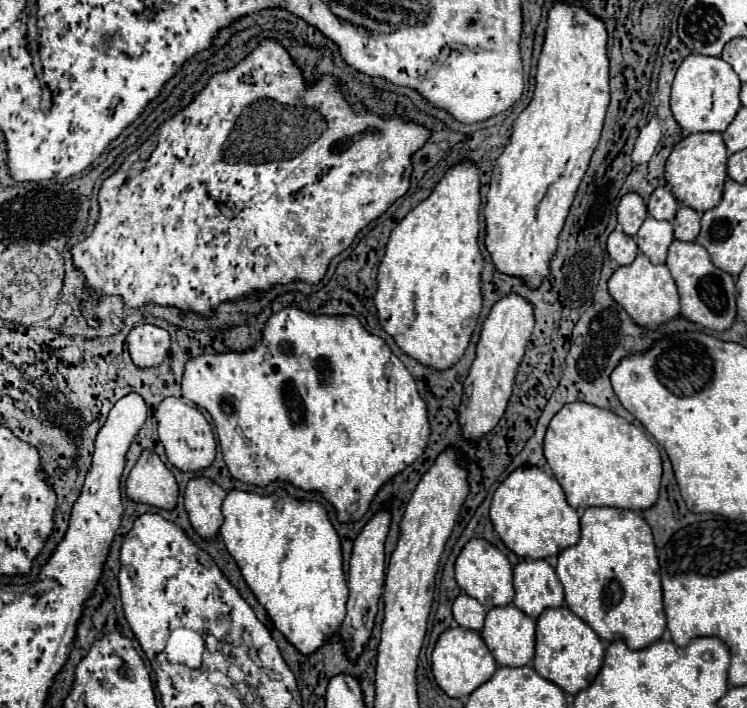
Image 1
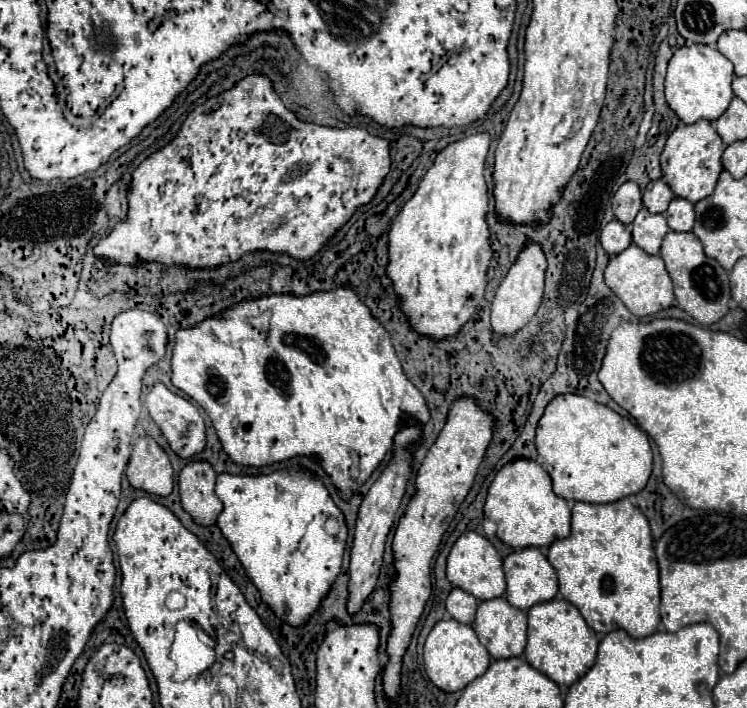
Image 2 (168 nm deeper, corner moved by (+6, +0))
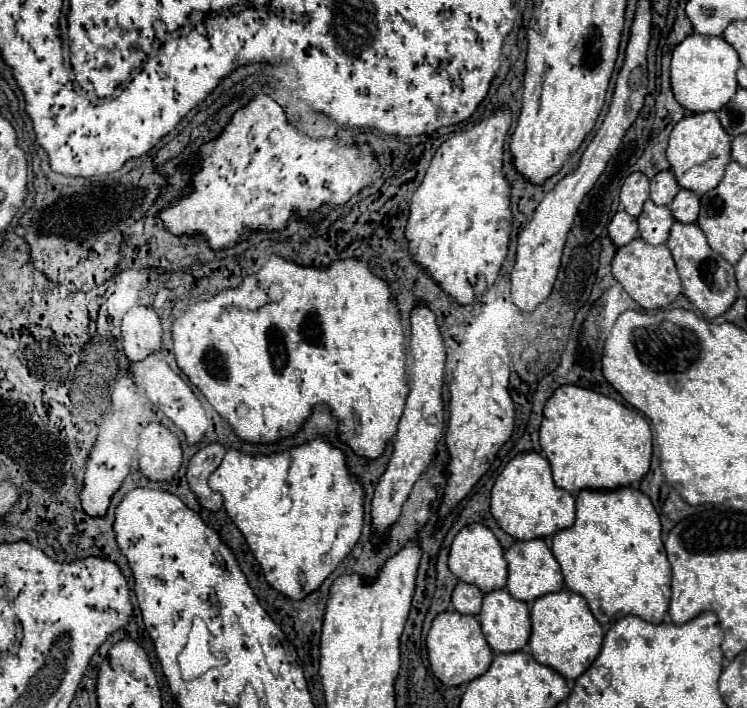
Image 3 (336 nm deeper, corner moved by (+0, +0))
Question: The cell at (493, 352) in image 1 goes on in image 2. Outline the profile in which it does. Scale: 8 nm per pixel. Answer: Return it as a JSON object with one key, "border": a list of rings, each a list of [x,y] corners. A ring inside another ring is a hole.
{"border":[[[529,241],[517,255],[515,263],[511,265],[507,277],[499,285],[493,303],[491,303],[491,325],[493,331],[503,335],[513,335],[517,329],[525,327],[531,317],[537,313],[541,299],[543,299],[543,287],[545,287],[545,269],[547,269],[547,257],[539,243]]]}

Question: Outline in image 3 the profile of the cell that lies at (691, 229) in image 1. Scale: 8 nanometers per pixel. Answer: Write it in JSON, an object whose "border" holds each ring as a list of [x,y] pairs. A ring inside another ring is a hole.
{"border":[[[679,189],[673,203],[669,205],[673,217],[681,223],[695,223],[699,215],[699,197],[693,191]]]}

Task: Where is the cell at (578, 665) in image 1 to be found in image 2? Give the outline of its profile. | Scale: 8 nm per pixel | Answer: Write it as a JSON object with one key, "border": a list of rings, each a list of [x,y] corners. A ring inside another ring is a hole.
{"border":[[[551,599],[533,605],[527,611],[529,617],[529,631],[527,631],[527,647],[525,647],[525,659],[551,677],[557,685],[573,685],[591,665],[597,657],[599,637],[597,633],[585,623],[579,609],[569,603],[567,599]]]}

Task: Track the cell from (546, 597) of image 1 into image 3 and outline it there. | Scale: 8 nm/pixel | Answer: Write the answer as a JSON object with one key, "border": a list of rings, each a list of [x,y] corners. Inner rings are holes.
{"border":[[[531,539],[531,541],[517,541],[505,551],[505,559],[509,565],[509,579],[507,579],[507,591],[517,597],[519,601],[533,603],[537,597],[557,593],[563,589],[563,575],[559,569],[559,563],[555,561],[553,553],[547,549],[543,539]]]}

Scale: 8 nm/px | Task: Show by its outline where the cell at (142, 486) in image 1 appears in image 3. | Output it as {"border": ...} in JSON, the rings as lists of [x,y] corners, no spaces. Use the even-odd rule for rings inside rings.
{"border":[[[151,423],[139,441],[139,471],[149,481],[171,481],[181,467],[181,445],[175,433]]]}

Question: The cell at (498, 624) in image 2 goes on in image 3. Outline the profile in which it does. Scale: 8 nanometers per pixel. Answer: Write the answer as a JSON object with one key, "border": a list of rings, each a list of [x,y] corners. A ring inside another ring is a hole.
{"border":[[[505,589],[491,591],[483,597],[477,621],[495,653],[521,651],[531,637],[527,603],[513,599]]]}

